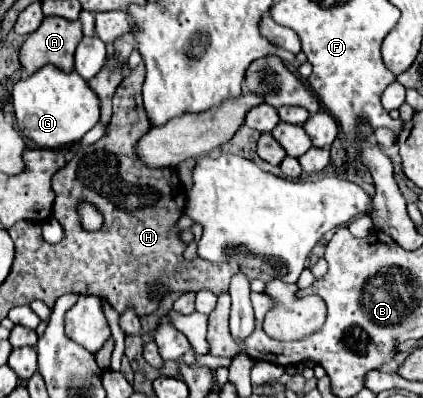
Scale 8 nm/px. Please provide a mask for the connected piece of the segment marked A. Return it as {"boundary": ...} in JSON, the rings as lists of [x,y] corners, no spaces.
{"boundary":[[[49,16],[41,26],[31,32],[19,52],[19,62],[27,74],[37,72],[39,68],[53,64],[63,72],[73,70],[73,54],[83,38],[81,22]]]}

